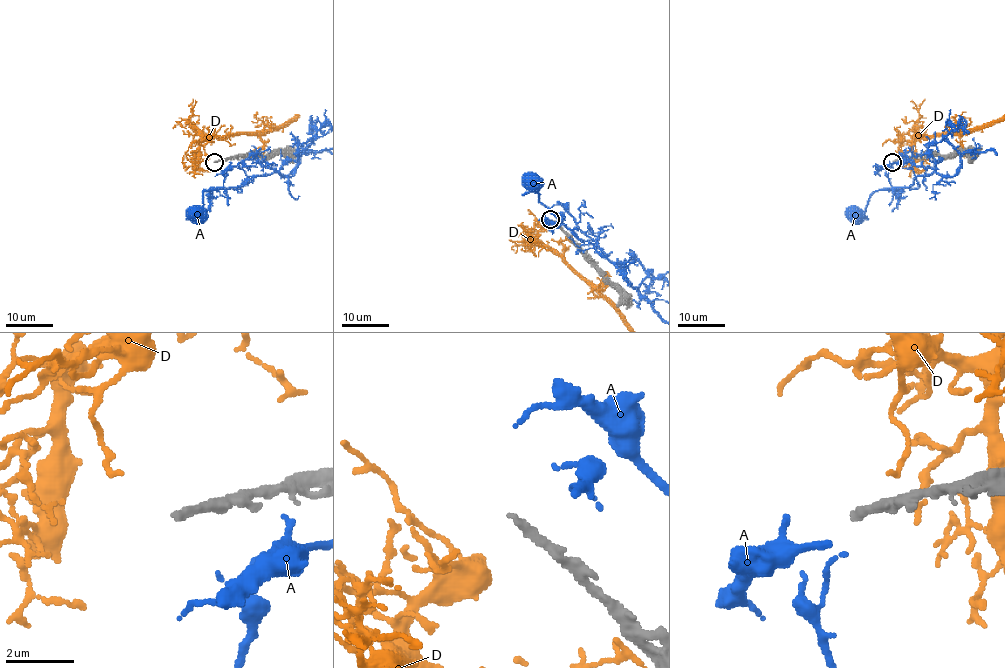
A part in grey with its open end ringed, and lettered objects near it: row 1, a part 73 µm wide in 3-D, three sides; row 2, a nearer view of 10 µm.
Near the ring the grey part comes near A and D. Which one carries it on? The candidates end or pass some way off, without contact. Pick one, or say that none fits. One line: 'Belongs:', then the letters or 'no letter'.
Belongs: no letter

